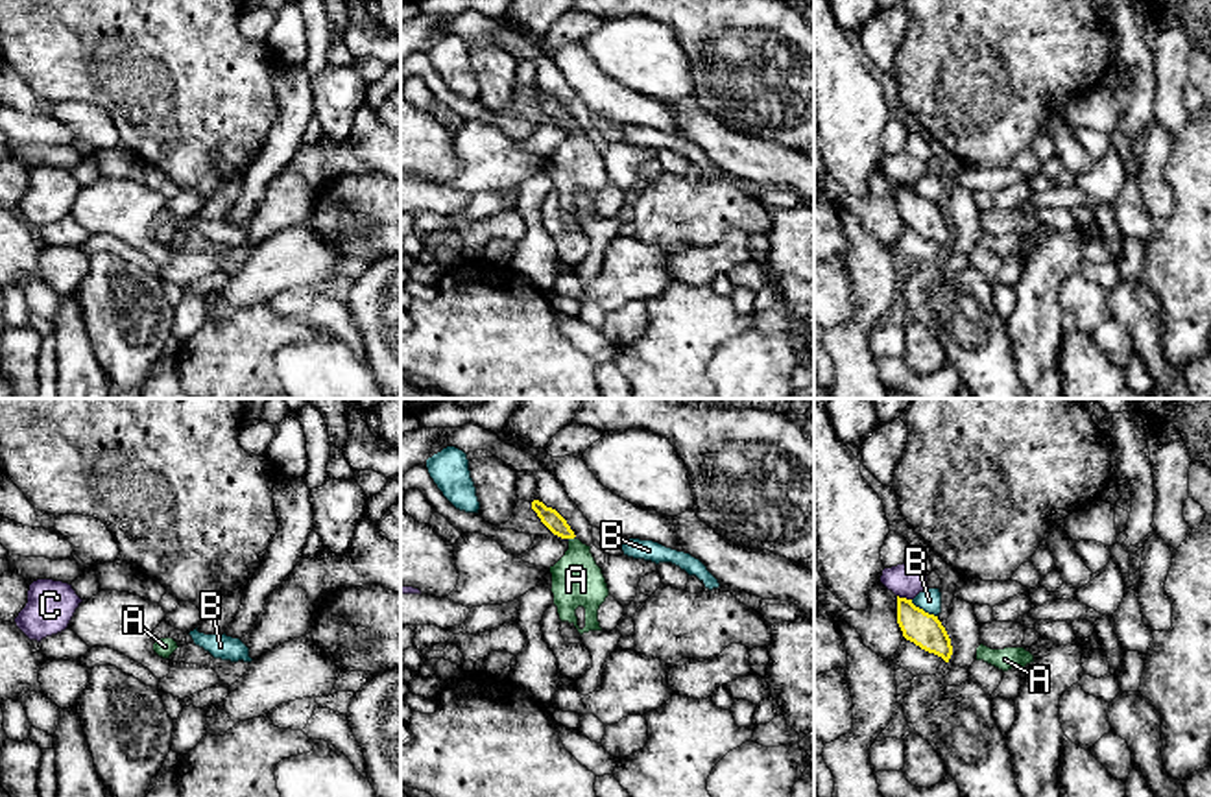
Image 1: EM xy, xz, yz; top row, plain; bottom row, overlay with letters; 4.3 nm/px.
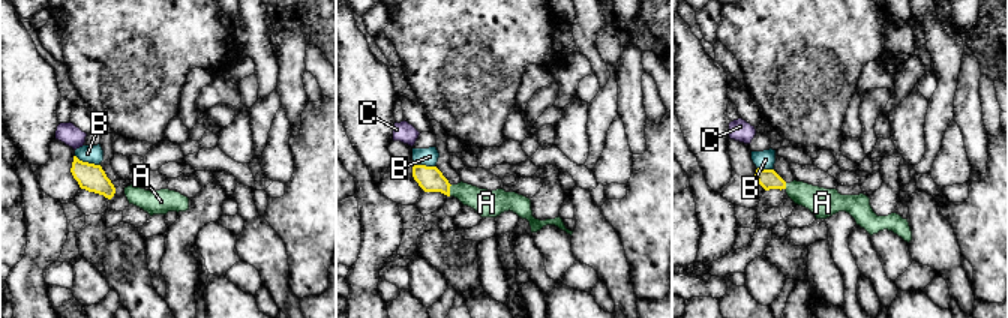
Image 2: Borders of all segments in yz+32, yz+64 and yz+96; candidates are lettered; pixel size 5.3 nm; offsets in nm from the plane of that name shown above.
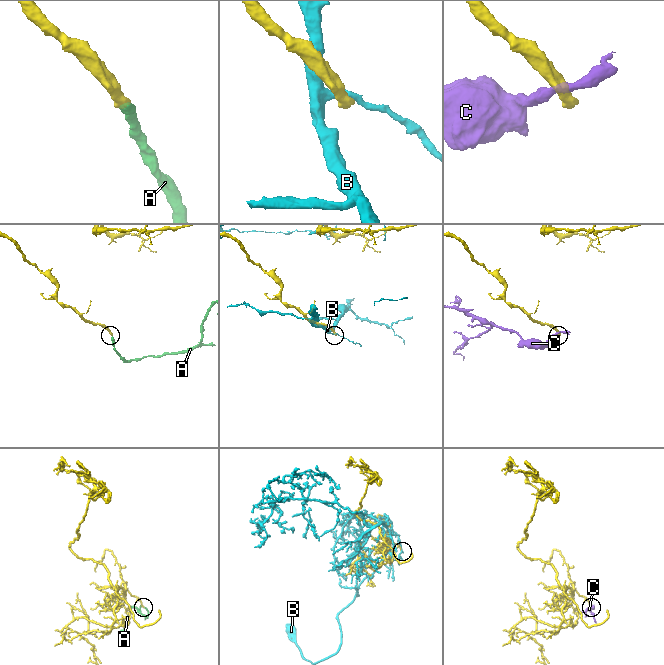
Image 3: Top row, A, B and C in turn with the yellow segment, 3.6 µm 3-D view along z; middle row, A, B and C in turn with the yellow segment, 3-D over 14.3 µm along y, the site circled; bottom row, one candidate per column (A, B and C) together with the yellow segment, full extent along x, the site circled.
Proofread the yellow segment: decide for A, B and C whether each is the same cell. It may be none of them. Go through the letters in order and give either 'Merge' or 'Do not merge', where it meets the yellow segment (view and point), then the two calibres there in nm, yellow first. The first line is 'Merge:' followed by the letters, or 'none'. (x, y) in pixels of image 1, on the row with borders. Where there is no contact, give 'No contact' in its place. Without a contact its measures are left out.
Merge: A
A: Merge. Touches yellow at xz (571, 537). Thickness 80 nm (yellow) against 220 nm
B: Do not merge. Touches yellow at yz (922, 609). Thickness 150 nm (yellow) against 100 nm
C: Do not merge. Touches yellow at yz (905, 598). Thickness 150 nm (yellow) against 140 nm

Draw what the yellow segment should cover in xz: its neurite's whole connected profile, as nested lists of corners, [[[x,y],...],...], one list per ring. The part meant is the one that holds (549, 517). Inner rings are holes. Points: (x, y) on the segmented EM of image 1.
[[[534,500],[532,509],[558,537],[569,541],[565,555],[550,566],[554,605],[561,622],[572,624],[580,635],[602,631],[598,609],[609,596],[602,568],[596,565],[591,546],[583,544],[567,520],[552,507]]]

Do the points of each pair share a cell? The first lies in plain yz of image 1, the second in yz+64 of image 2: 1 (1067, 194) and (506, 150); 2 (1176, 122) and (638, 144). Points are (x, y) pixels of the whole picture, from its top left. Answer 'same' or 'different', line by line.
1: different
2: same

